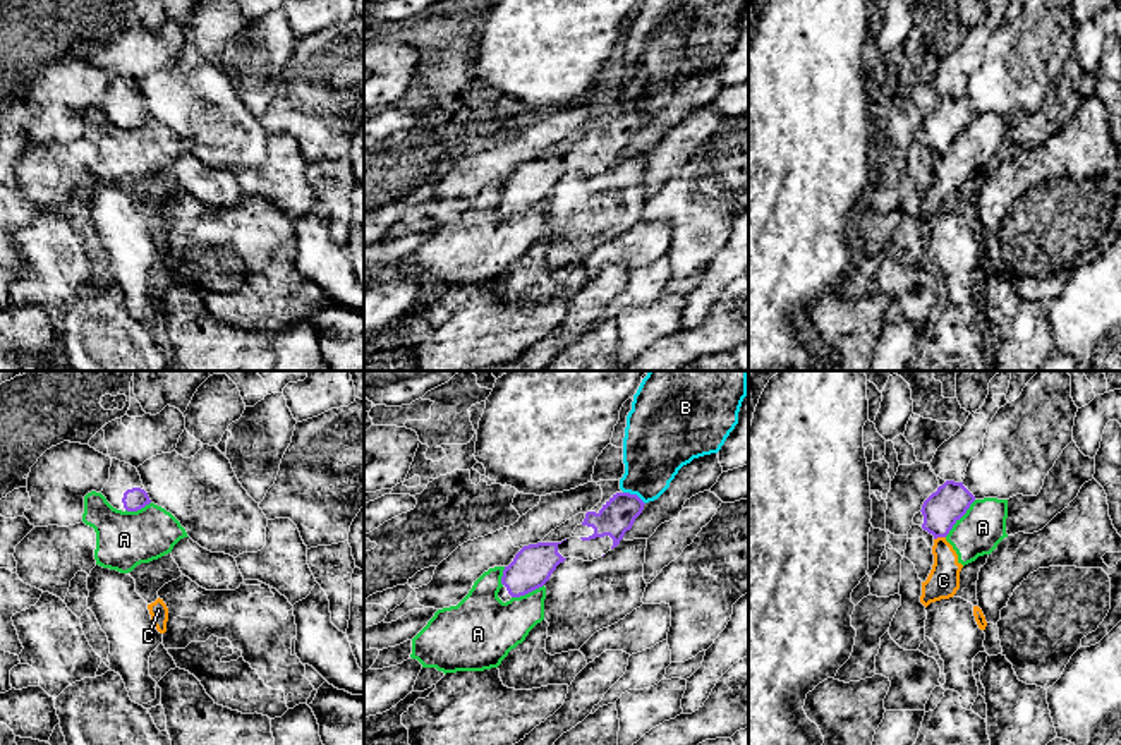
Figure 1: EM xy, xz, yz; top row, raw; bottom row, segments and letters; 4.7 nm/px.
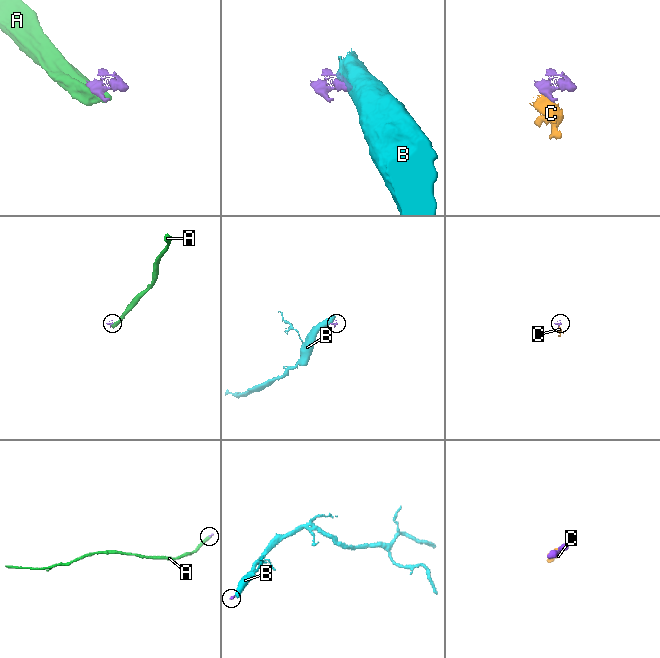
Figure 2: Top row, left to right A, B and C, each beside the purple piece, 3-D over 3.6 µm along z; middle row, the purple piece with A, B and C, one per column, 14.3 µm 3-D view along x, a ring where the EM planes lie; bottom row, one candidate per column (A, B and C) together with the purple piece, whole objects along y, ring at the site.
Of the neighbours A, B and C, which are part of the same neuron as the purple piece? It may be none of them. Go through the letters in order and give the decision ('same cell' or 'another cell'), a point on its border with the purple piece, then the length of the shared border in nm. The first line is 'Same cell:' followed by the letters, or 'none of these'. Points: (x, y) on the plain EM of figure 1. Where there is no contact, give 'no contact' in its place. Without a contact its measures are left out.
Same cell: none of these
A: another cell; contact yz (960, 133); length 220 nm
B: another cell; contact xz (634, 110); length 120 nm
C: another cell; contact yz (939, 151); length 60 nm

